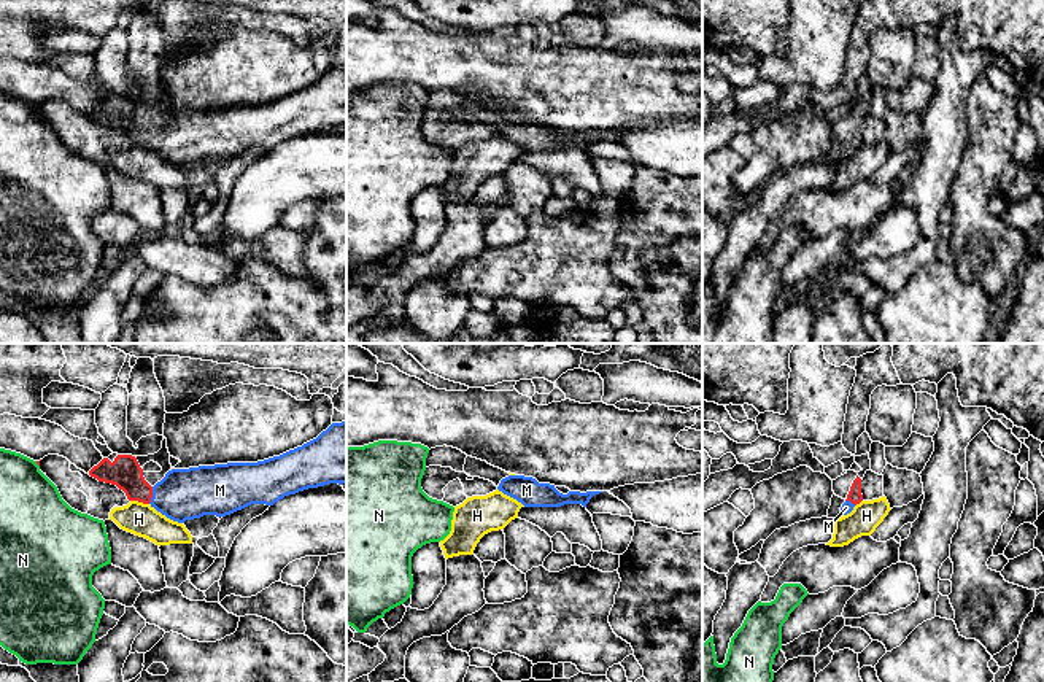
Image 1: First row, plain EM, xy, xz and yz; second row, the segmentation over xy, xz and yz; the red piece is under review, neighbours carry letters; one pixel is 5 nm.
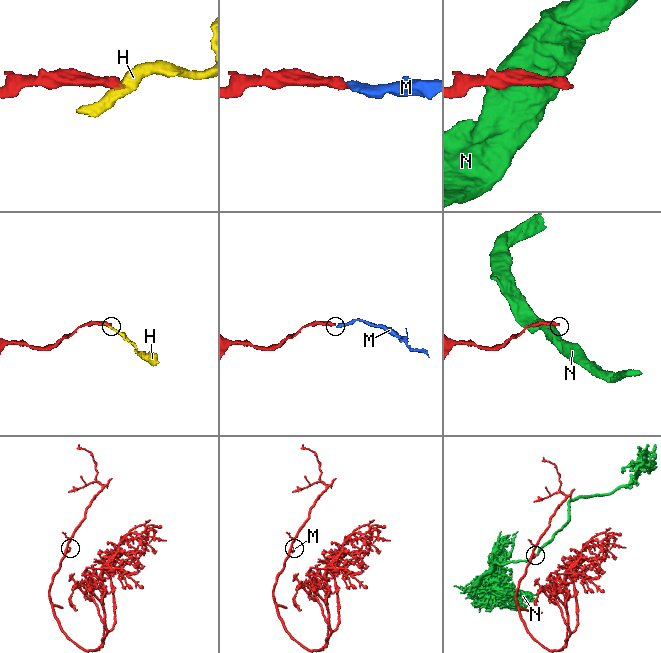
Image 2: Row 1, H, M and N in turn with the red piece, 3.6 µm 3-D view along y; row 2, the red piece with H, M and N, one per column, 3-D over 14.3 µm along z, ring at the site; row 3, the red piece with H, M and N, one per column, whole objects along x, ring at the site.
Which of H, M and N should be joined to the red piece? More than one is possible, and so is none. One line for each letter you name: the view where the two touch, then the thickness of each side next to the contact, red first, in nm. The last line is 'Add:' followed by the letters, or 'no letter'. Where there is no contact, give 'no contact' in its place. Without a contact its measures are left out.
M: meets red in xy; 160 nm thick on the red side, 260 nm on the other
Add: M

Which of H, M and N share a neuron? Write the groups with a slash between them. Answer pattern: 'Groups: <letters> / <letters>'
Groups: H / M / N

